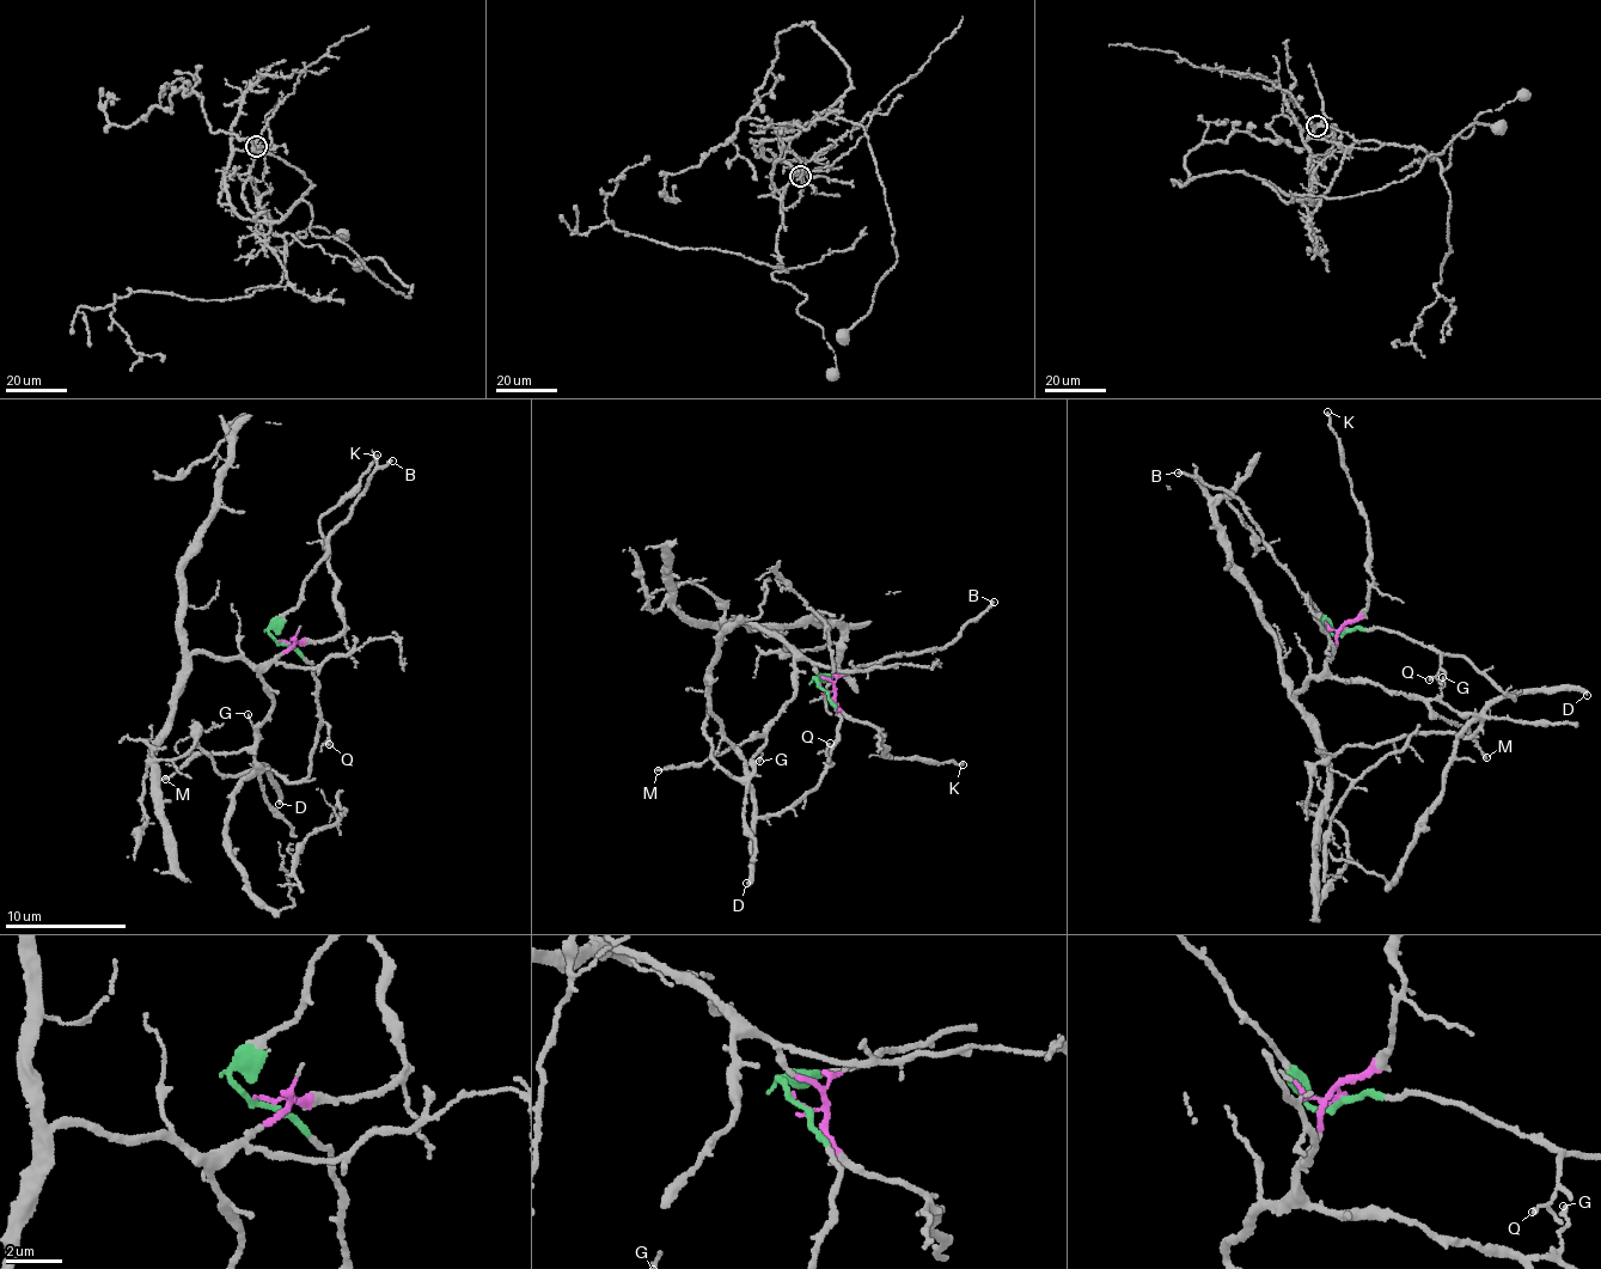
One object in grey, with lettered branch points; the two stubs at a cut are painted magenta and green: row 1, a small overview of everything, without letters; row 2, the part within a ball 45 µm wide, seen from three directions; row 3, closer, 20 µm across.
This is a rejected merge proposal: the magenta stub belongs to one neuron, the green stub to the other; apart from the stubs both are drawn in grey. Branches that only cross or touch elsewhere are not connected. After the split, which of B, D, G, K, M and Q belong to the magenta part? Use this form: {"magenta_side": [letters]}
{"magenta_side": ["G", "K", "M"]}

